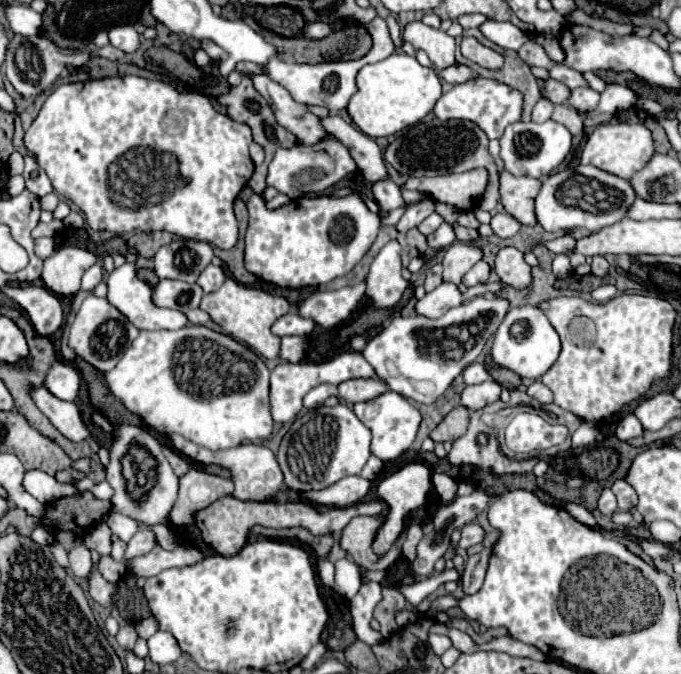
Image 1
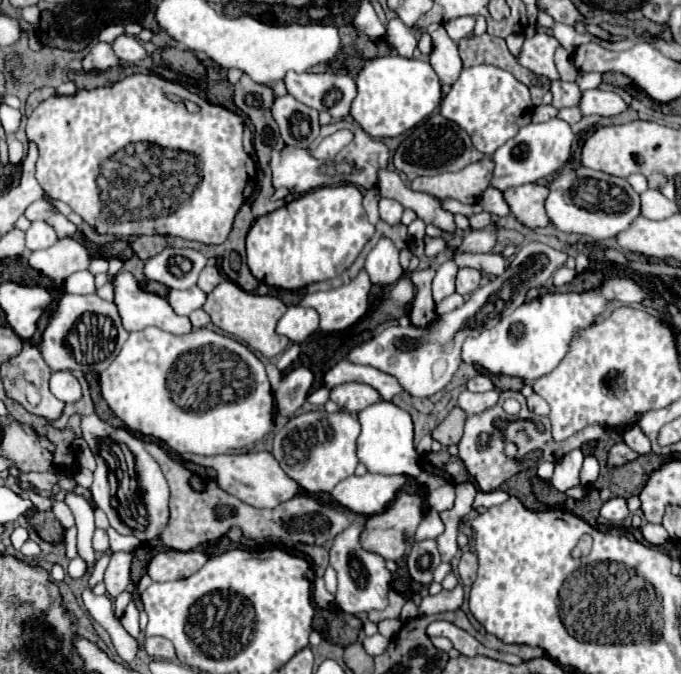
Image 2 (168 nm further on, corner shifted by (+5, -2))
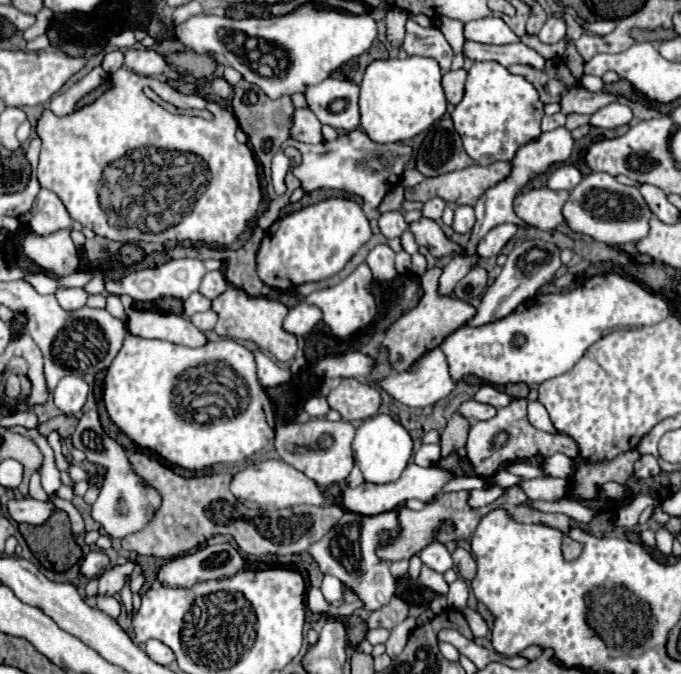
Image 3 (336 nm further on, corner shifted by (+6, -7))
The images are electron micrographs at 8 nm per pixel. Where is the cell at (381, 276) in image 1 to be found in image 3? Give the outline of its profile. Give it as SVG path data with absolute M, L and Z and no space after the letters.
M380 244L380 246L372 248L366 262L368 262L368 266L370 266L376 280L394 280L396 278L394 252L392 252L390 246Z

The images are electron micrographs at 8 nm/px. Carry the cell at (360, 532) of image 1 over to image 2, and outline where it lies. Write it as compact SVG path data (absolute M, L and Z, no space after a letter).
M399 491L397 497L387 505L387 509L383 513L375 513L375 515L367 517L363 531L361 531L361 537L359 537L361 547L365 551L381 555L385 561L387 559L397 561L397 559L403 557L403 553L407 549L407 545L403 541L405 531L407 531L407 535L413 535L421 519L423 519L423 499L417 497L417 495L409 495L405 491Z

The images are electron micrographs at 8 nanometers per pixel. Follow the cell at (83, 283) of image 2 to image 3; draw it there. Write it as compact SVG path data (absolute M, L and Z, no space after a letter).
M68 288L68 290L58 290L56 300L64 310L78 310L86 304L88 296L82 288Z

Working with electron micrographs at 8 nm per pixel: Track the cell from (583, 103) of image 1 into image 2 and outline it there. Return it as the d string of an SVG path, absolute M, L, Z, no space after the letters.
M589 89L581 93L581 103L579 109L583 115L601 115L601 117L611 117L619 115L621 111L627 109L625 101L611 93L611 91L601 91L601 89Z

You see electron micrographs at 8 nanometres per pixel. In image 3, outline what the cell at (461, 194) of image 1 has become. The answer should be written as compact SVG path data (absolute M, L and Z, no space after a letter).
M494 162L490 166L472 164L464 170L448 172L436 178L426 178L414 188L406 188L406 200L426 202L434 196L440 196L450 204L474 206L490 186L508 178L510 170L512 170L510 162Z

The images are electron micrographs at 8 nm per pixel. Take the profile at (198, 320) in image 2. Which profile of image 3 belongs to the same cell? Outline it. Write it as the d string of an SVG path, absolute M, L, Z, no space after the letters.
M206 310L206 312L202 312L202 314L190 316L190 320L192 320L192 324L194 324L198 330L208 332L208 330L214 328L214 324L216 324L216 320L218 320L218 314L216 314L214 310Z

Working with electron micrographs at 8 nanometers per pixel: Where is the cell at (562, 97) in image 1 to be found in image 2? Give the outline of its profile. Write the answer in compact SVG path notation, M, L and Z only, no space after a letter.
M553 81L551 93L553 93L553 107L557 107L557 109L577 105L579 95L581 95L577 83L565 83L565 81Z

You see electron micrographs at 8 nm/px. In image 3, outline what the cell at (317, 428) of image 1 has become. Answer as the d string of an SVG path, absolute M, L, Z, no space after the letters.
M312 418L304 424L280 426L276 430L274 446L286 464L304 472L320 486L330 486L332 482L344 482L354 466L352 448L350 448L354 440L354 432L356 428L350 422L344 422L344 420L330 422L324 418Z

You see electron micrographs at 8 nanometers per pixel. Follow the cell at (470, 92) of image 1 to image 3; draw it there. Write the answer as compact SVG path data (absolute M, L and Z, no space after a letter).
M494 60L472 64L468 70L464 98L452 112L454 128L460 134L468 156L480 166L488 166L498 160L512 160L518 148L538 140L542 134L542 116L544 104L536 88L524 76L510 74Z

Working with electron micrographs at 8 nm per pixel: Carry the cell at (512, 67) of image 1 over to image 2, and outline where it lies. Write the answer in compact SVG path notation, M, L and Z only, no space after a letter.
M471 33L459 41L459 55L463 59L465 69L485 63L485 65L493 65L493 67L509 71L517 81L521 81L523 85L529 87L533 105L541 105L541 97L549 89L547 79L541 79L519 65L519 61L509 53L505 39L485 33L485 43L479 43L479 37L475 37Z

